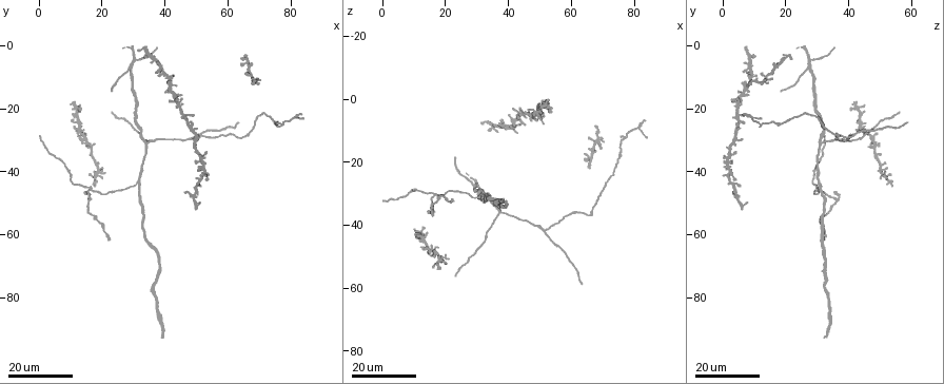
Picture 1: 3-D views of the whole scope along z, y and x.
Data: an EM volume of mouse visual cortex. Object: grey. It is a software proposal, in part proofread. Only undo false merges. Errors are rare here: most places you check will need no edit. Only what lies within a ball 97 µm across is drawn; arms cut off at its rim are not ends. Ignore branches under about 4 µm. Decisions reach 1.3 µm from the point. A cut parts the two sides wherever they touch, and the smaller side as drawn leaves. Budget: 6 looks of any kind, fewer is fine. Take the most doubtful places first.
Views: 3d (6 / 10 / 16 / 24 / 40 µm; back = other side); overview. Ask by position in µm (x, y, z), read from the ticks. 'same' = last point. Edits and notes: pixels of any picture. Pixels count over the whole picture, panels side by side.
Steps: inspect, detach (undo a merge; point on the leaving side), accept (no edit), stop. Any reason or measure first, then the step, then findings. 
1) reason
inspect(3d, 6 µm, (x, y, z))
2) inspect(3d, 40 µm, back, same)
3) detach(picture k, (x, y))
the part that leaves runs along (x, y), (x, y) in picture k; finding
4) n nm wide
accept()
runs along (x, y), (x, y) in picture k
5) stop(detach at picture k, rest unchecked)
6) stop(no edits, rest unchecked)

three arms meet
inspect(3d, 16 µm, (17, 45, 31))

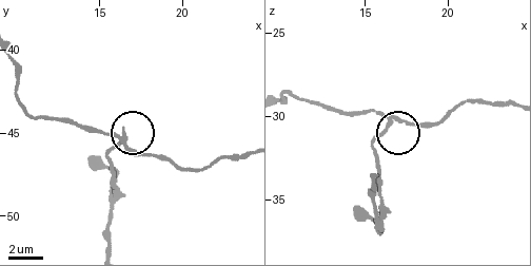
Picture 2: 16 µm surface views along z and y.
zoom in
inspect(3d, 6 µm, (16.4, 45.3, 30.4))

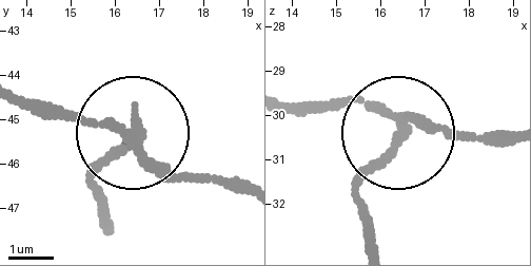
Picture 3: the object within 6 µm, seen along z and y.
side arm 26 µm; 3 arms
detach(picture 3, (100, 158))
a second neuron is stuck on

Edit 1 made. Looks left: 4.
see it whole again
inspect(overview)

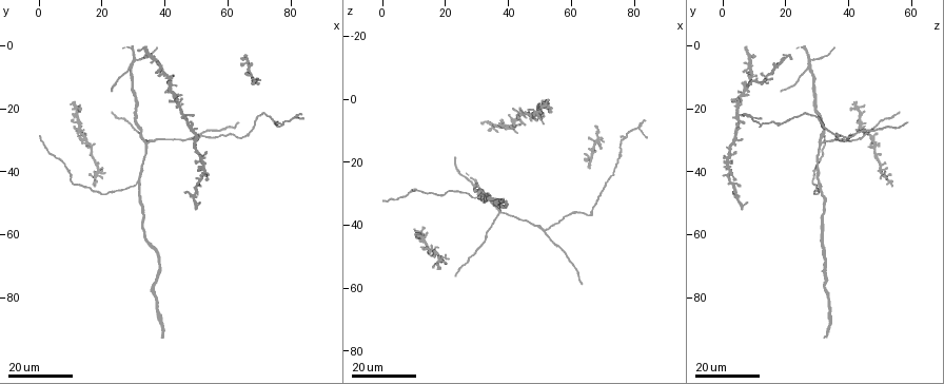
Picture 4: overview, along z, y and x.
inspect(3d, 16 µm, (28, 7, 27))

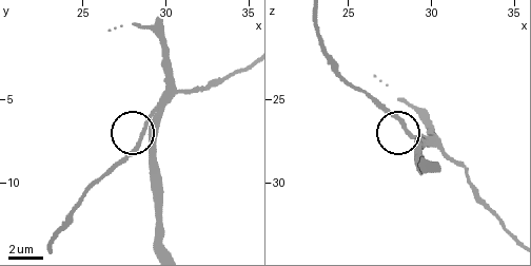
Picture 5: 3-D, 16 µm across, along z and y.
inspect(3d, 10 µm, (28.6, 7.3, 27.0))

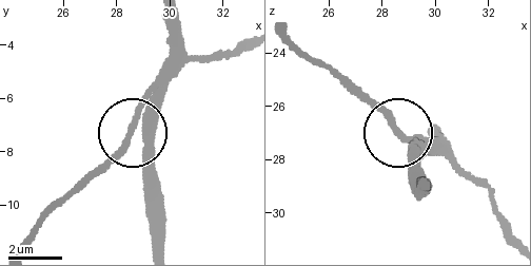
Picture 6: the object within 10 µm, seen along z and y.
accept()
runs along (430, 184), (410, 143), (358, 91) in picture 6; one neuron here

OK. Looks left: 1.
stop(detach at picture 3, rest unchecked)

